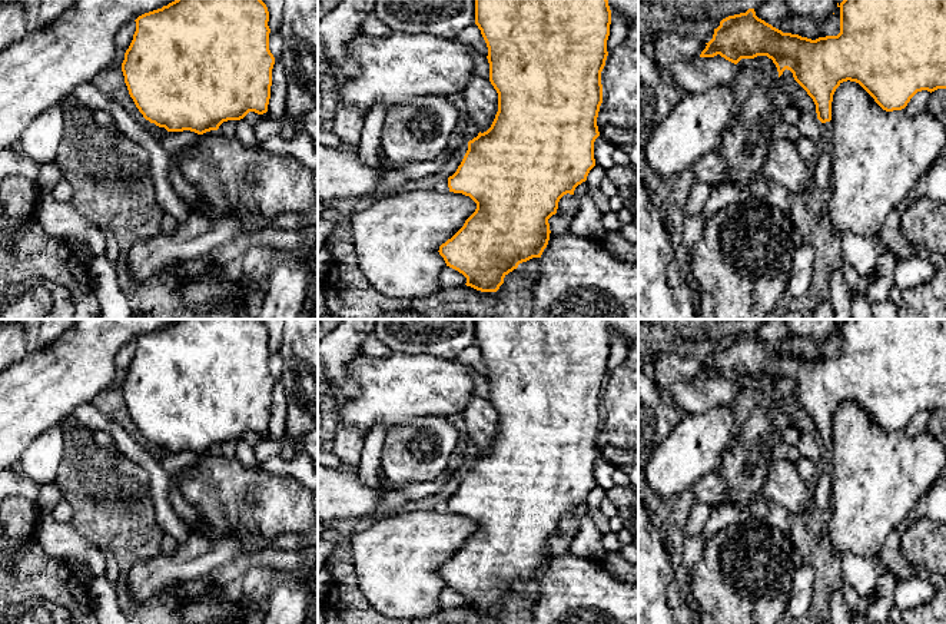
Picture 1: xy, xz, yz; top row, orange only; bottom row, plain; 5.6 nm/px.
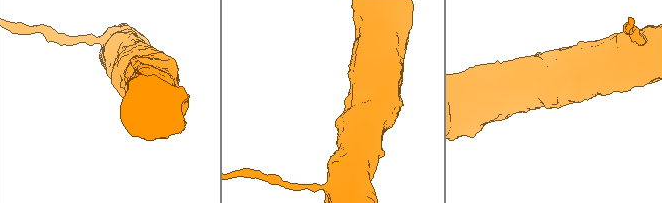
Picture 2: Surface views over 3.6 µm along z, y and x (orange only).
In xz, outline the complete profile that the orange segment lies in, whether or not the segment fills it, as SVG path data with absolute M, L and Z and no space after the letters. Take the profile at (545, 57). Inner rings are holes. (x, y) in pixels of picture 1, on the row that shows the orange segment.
M475 0L475 24L488 47L489 82L498 93L498 112L491 127L478 133L468 142L468 150L457 172L448 177L449 192L469 196L475 203L475 212L465 220L464 226L445 243L439 246L439 255L447 266L458 270L467 278L467 286L481 292L497 292L504 278L518 268L520 263L532 258L541 258L550 240L548 219L557 213L560 199L587 180L590 170L595 166L594 142L600 136L597 117L603 103L601 72L608 56L607 40L610 36L611 10L608 0Z

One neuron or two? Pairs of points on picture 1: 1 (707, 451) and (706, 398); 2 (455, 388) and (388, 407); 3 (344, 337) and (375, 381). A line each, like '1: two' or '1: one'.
1: two
2: one
3: two

